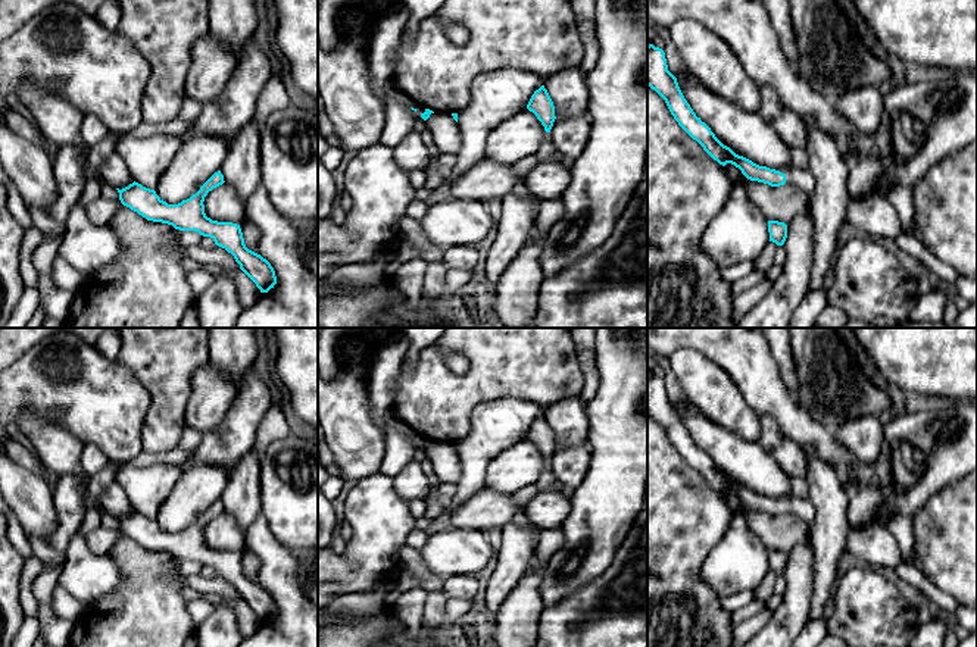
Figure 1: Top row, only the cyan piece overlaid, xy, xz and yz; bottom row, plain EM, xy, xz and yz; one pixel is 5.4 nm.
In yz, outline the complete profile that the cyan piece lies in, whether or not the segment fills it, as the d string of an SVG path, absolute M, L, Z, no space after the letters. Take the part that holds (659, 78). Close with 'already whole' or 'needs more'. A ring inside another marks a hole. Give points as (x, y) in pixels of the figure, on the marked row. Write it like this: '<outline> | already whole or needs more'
M653 44L647 46L647 85L665 100L678 125L720 165L734 165L750 181L764 182L771 187L792 184L809 197L814 196L815 178L809 168L789 168L786 171L770 169L736 154L730 147L724 146L711 128L696 116L684 99L677 78L668 71L664 50Z | needs more

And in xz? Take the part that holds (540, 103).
M541 85L539 90L534 91L534 94L531 96L527 104L527 109L533 112L537 116L537 119L541 122L541 125L544 126L544 138L536 153L539 163L561 163L568 171L571 171L572 160L565 159L565 157L558 159L555 156L556 149L550 137L550 129L556 119L555 106L544 85Z | needs more

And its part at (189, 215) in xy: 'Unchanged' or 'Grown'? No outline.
Unchanged

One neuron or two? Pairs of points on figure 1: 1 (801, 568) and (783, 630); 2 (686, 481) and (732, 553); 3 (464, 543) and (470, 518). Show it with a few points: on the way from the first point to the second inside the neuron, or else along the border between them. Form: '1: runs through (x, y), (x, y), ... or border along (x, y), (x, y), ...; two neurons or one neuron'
1: runs through (799, 583), (792, 615); one neuron
2: border along (732, 512), (724, 535), (701, 566); two neurons
3: border along (453, 527), (480, 528), (486, 533); two neurons

